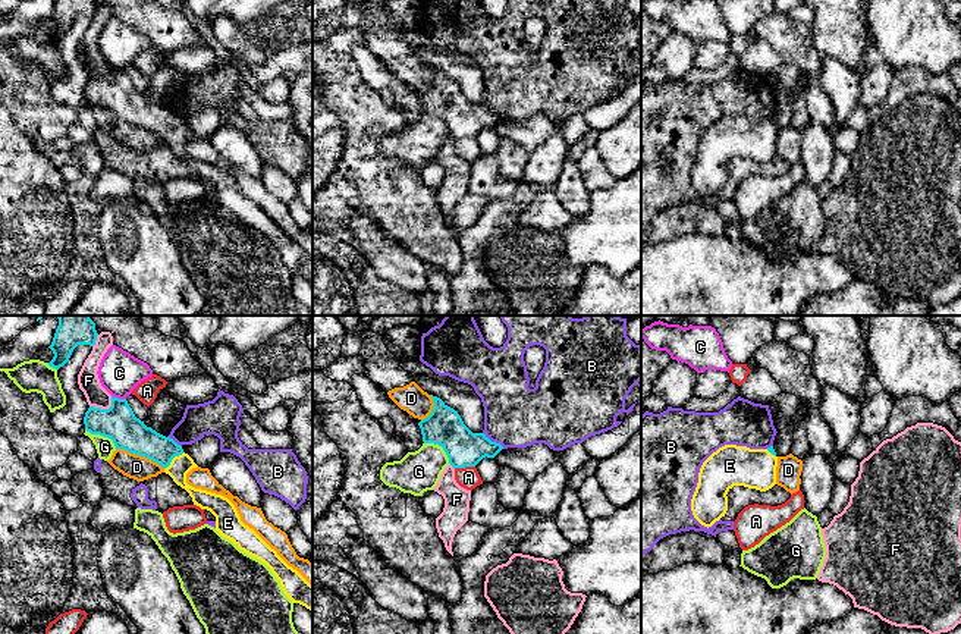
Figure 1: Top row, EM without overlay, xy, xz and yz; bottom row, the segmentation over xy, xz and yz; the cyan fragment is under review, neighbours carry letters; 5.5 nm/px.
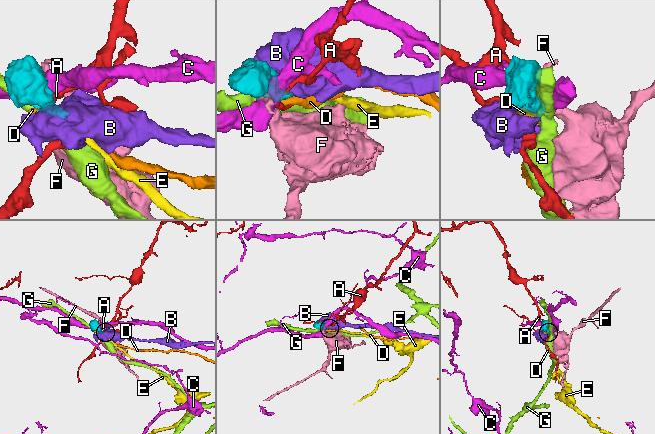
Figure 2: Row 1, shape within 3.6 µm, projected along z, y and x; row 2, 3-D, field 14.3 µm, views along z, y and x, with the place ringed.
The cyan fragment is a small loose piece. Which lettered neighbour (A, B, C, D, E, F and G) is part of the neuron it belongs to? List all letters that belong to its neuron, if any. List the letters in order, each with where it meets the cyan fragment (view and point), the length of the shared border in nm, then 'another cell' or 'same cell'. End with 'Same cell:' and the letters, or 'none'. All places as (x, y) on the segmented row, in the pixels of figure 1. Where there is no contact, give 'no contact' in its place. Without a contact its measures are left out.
A: meets cyan in xz at (464, 467); contact 110 nm long; another cell
B: meets cyan in xz at (493, 442); contact 150 nm long; another cell
C: meets cyan in xy at (118, 398); contact 80 nm long; another cell
D: meets cyan in xy at (140, 454); contact 280 nm long; another cell
E: meets cyan in xy at (173, 457); contact 140 nm long; same cell
F: meets cyan in xy at (104, 410); contact 140 nm long; another cell
G: meets cyan in xy at (103, 435); contact 200 nm long; another cell
Same cell: E

